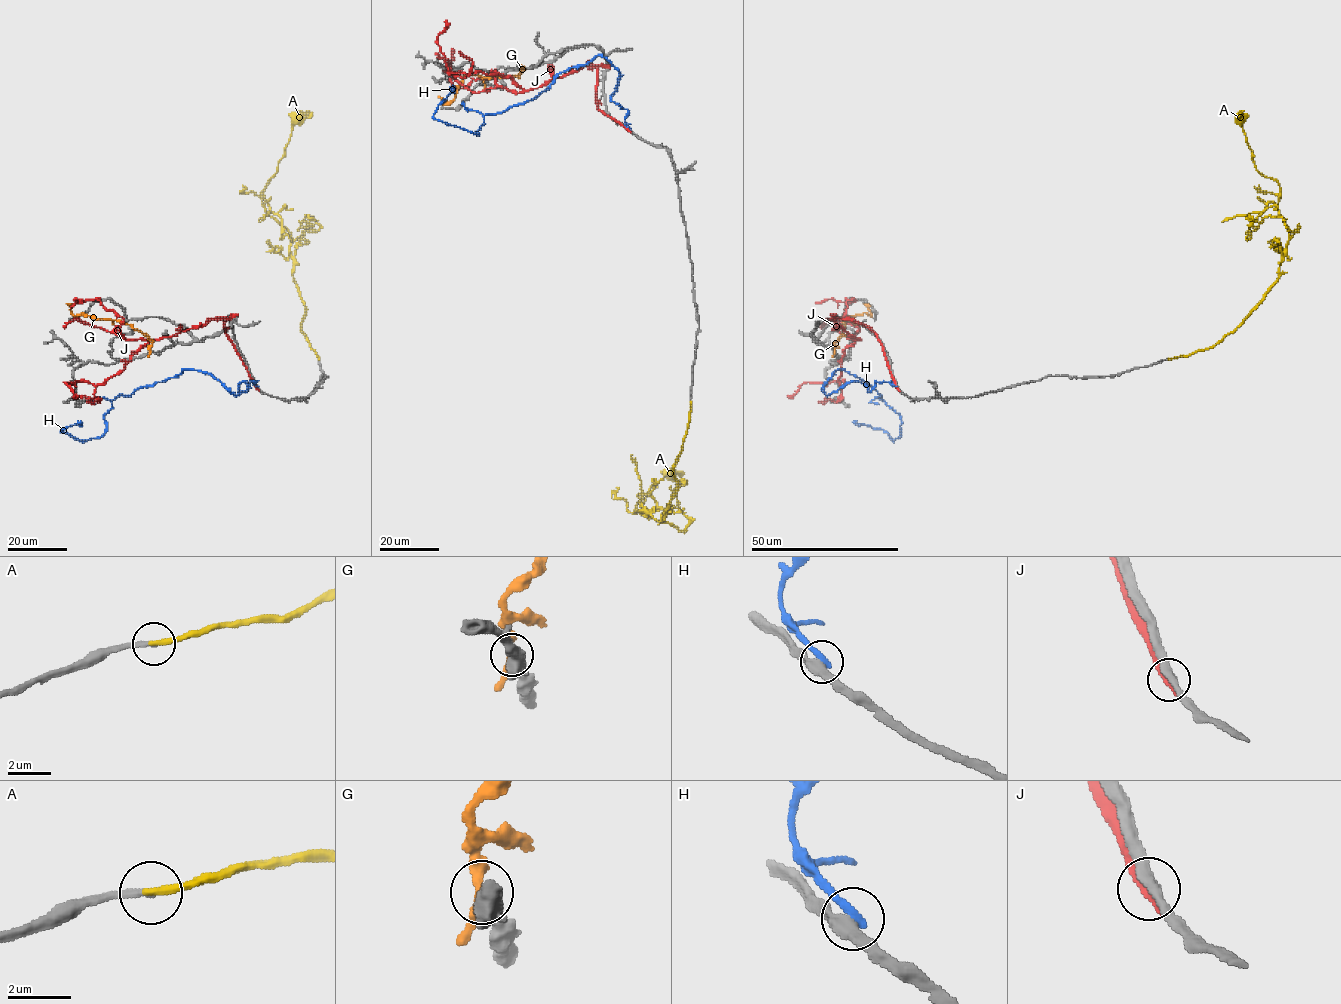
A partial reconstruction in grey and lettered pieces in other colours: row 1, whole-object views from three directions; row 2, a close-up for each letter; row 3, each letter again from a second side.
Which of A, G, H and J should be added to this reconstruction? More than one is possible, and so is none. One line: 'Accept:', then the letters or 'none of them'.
Accept: A

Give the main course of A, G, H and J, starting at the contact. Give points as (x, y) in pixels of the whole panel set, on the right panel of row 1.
A: (1169, 359), (1212, 347), (1231, 333), (1277, 278), (1285, 252), (1280, 189), (1255, 167), (1241, 112)
G: (834, 351), (833, 344), (841, 334), (844, 324), (844, 319), (840, 319), (864, 312), (870, 315), (863, 303)
H: (896, 387), (847, 382), (827, 396), (836, 370), (881, 395), (900, 436), (856, 420)
J: (897, 388), (875, 333), (833, 318), (857, 339), (843, 350), (838, 381), (844, 384), (804, 382), (787, 396)

